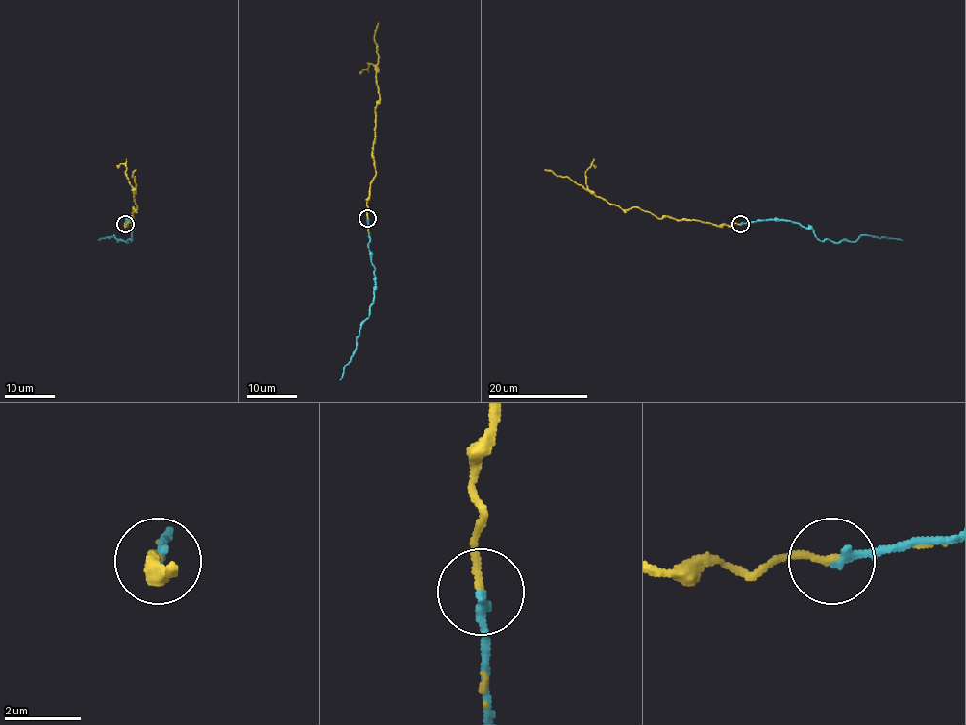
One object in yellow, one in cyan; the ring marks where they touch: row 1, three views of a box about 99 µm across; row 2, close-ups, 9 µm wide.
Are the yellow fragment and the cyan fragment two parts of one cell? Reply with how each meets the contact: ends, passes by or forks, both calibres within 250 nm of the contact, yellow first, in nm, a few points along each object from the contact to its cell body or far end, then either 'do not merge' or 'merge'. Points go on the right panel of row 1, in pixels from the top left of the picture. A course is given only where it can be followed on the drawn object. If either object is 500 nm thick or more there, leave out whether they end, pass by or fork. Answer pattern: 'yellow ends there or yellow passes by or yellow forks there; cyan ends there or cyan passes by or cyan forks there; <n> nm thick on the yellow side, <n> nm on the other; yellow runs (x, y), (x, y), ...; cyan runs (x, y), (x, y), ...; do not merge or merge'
yellow ends there; cyan ends there; 200 nm thick on the yellow side, 240 nm on the other; yellow runs (740, 225), (714, 226), (697, 219), (656, 218), (635, 206), (622, 209), (595, 197), (567, 177), (544, 169); cyan runs (740, 225), (787, 219), (808, 227), (820, 240), (852, 242), (861, 235), (903, 240); merge

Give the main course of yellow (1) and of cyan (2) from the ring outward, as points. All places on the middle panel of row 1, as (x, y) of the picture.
1: (368, 218), (366, 198), (375, 175), (373, 146), (379, 94), (374, 34), (378, 22)
2: (368, 218), (368, 248), (375, 286), (373, 302), (369, 317), (361, 324), (357, 349), (344, 368), (340, 380)

